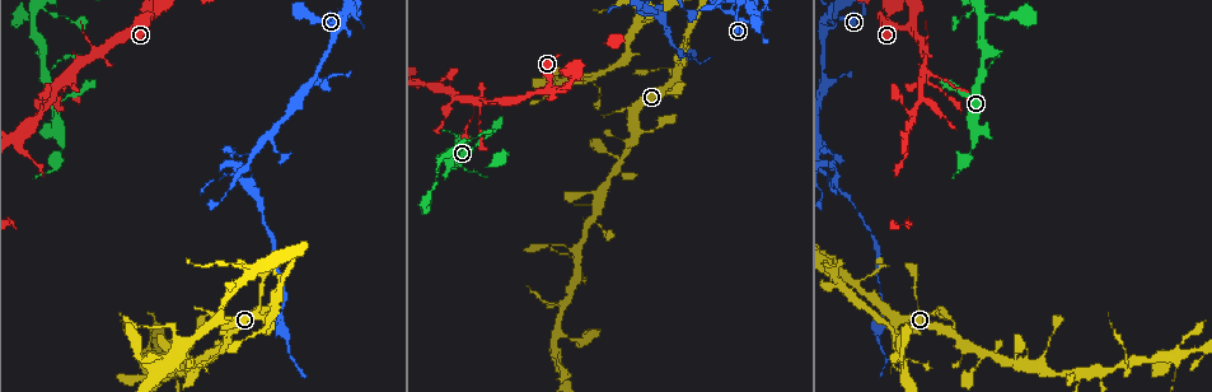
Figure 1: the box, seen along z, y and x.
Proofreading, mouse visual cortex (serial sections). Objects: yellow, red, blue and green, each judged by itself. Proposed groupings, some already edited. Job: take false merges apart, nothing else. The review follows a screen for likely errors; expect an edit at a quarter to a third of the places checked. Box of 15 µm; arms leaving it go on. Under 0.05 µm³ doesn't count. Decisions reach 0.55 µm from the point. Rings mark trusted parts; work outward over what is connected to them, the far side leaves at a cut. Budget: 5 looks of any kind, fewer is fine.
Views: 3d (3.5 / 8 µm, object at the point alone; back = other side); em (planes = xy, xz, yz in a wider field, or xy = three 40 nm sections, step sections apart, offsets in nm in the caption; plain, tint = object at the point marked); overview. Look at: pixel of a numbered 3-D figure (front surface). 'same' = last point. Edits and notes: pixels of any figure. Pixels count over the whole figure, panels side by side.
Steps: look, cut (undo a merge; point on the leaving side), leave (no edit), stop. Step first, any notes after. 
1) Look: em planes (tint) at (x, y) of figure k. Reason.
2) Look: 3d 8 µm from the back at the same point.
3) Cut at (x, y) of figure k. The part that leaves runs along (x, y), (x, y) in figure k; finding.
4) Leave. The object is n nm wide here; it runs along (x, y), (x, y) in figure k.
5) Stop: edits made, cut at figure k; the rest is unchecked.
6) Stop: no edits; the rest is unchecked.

Look: 3d 8 µm at (981, 21) of figure 1.

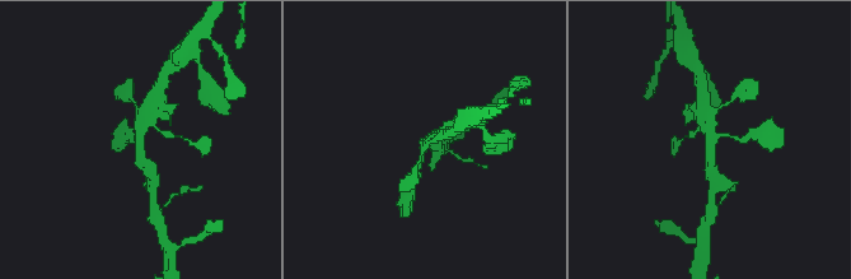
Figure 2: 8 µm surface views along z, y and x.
Look: 3d 3.5 µm at (713, 143) of figure 2. Zoom in.

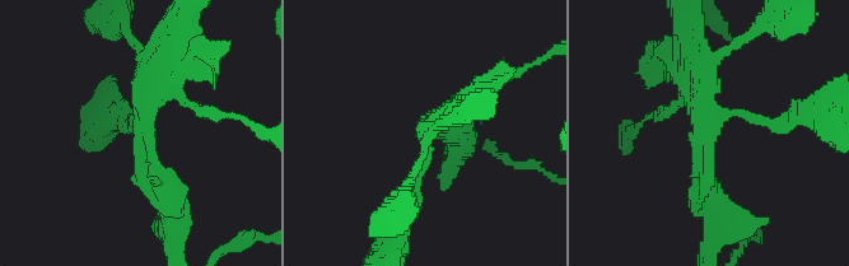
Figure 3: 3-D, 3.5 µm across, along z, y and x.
Look: em xy step 2 (tint) at (141, 131) of figure 3. 4 arms meet here; the arms are 150, 250, 250, 350 nm wide.

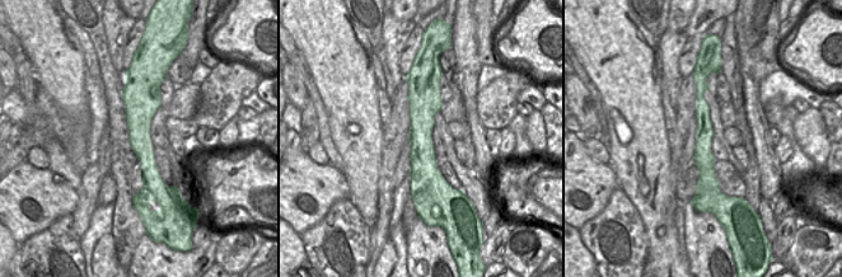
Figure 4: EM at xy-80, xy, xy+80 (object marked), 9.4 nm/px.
Leave. It runs along (713, 202), (707, 117), (684, 59) in figure 3; continuous, no second cell.

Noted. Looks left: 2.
Look: 3d 8 µm at (315, 80) of figure 1. Abrupt turn.

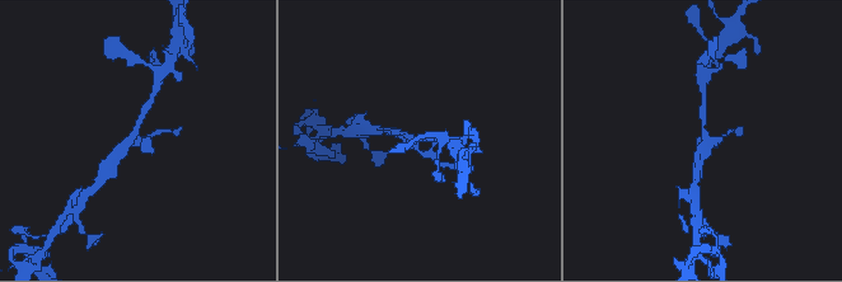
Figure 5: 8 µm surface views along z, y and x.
Look: em xy step 2 (tint) at (416, 148) of figure 5. Now the EM.

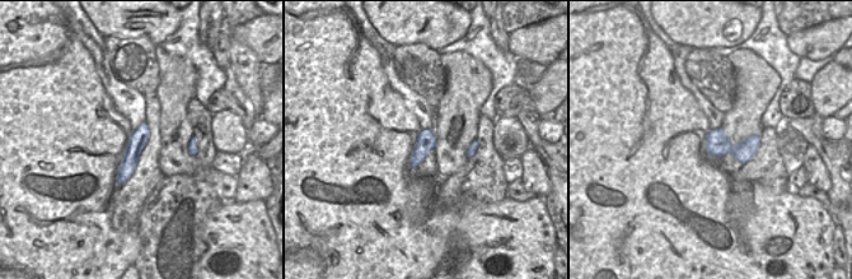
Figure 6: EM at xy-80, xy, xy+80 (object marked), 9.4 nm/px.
Leave. It runs along (703, 114), (706, 139), (719, 140), (700, 149) in figure 5; one cell here.

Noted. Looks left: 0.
Stop: no edits; the rest is unchecked.

